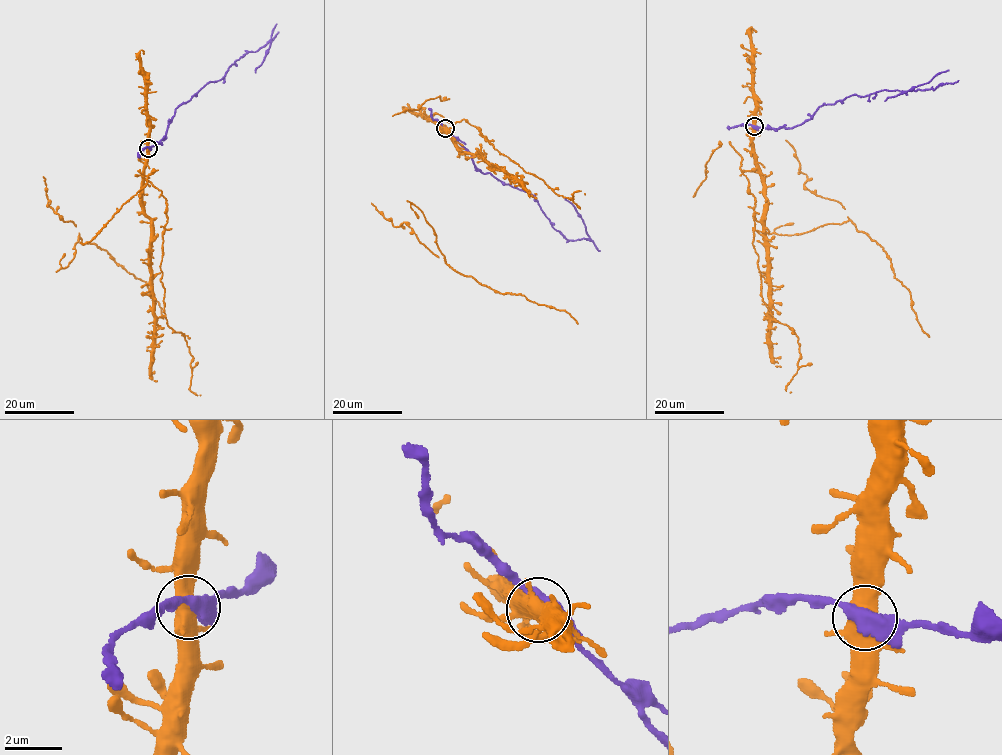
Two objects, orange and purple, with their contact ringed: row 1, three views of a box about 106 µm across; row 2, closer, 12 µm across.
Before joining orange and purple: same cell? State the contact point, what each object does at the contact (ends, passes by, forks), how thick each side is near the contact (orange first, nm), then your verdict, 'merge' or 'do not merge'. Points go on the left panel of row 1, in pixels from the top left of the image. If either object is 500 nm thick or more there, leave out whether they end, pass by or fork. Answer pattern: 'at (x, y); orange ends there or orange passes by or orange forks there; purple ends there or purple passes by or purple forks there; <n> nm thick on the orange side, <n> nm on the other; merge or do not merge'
at (148, 148); 500 nm thick on the orange side, 480 nm on the other; do not merge

